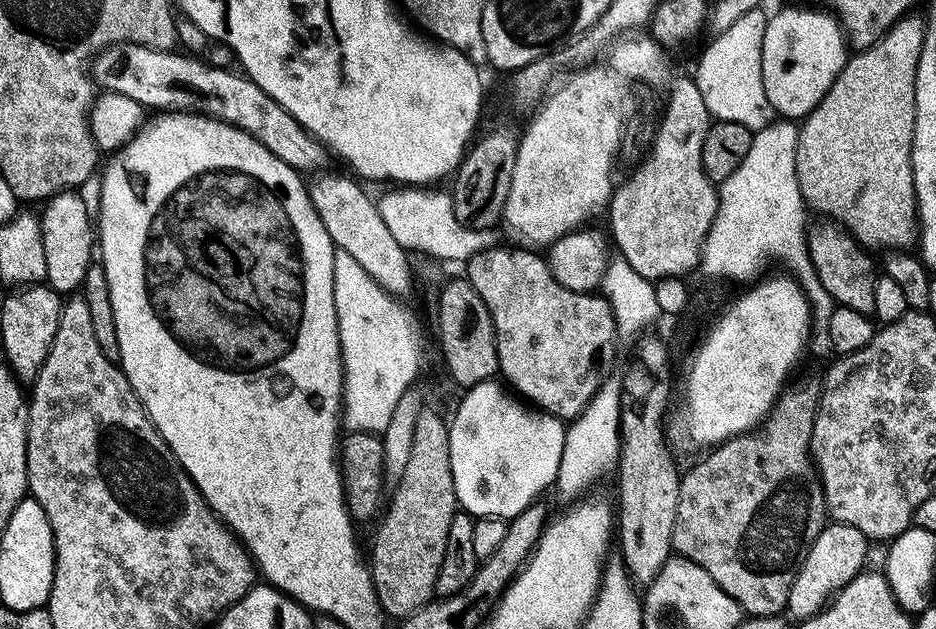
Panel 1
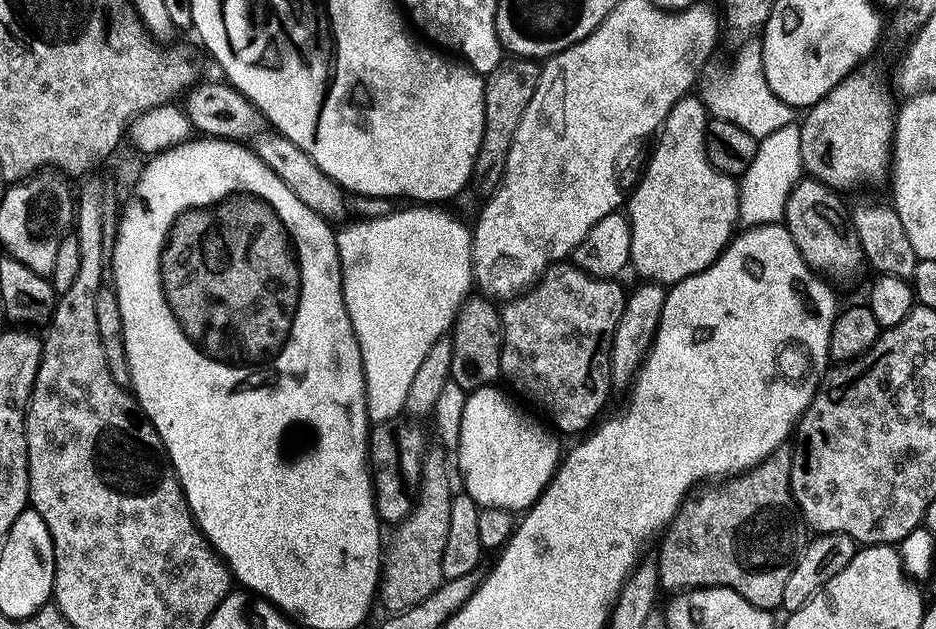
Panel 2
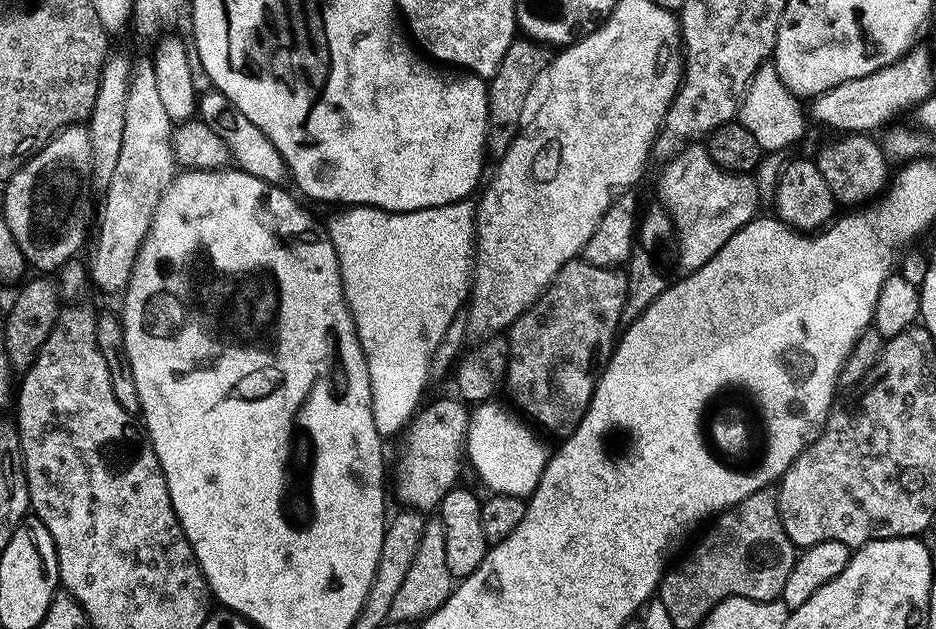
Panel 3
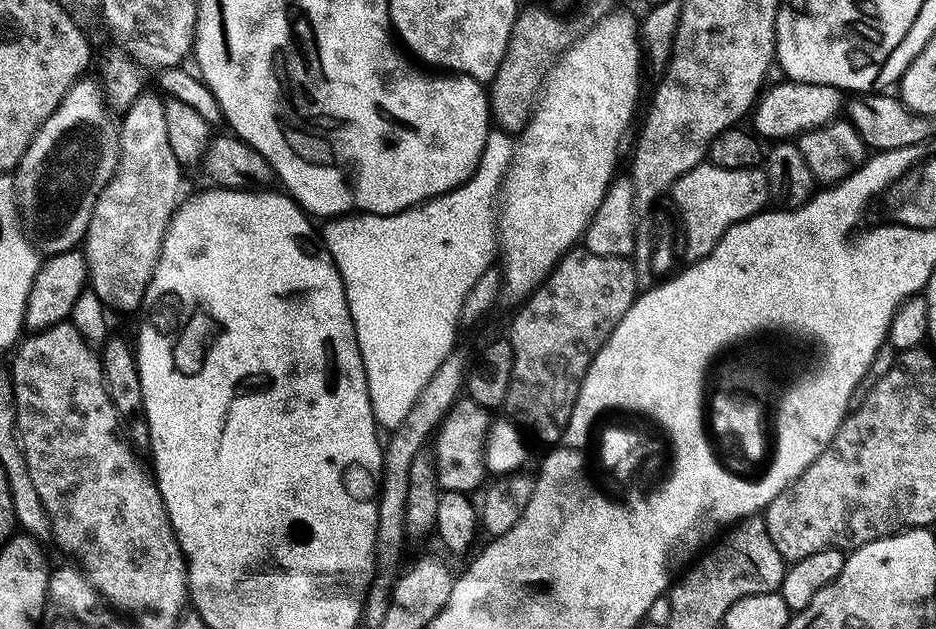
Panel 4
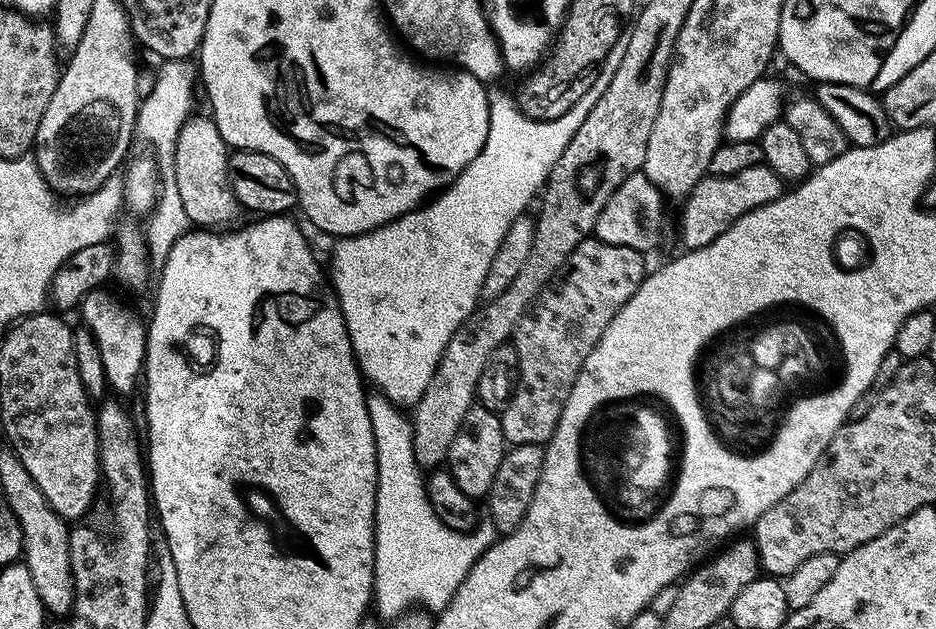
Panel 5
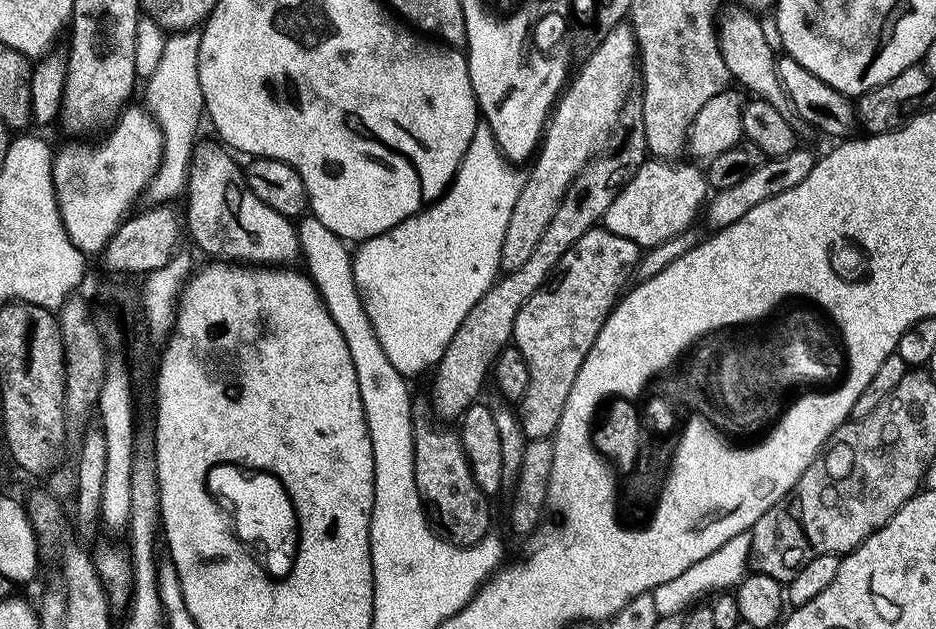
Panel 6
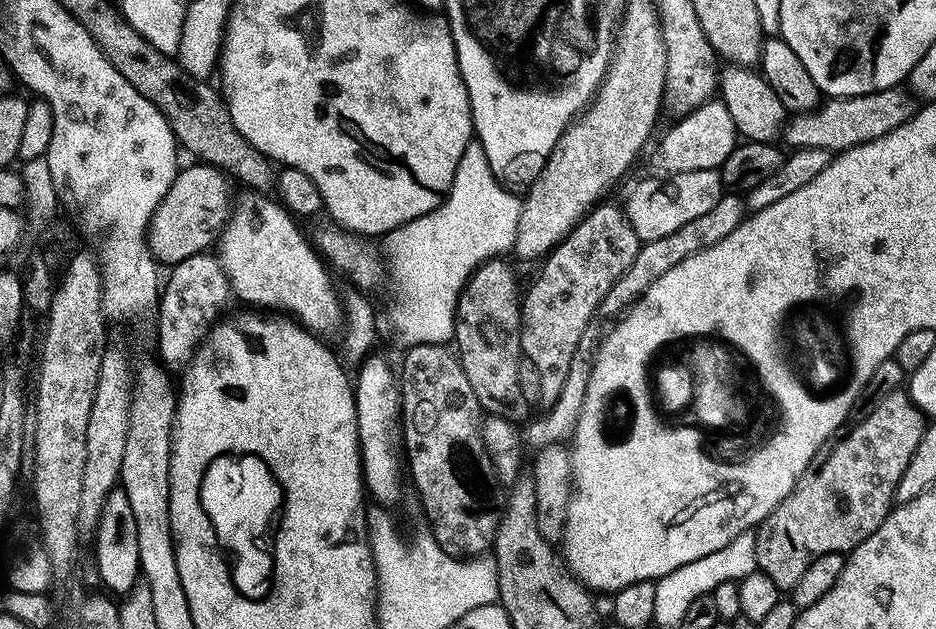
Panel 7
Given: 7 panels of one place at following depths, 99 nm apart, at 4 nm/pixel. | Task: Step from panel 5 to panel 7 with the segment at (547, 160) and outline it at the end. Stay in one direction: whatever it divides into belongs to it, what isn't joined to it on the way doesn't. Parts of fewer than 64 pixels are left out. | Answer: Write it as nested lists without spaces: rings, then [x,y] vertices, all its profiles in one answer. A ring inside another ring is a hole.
[[[479,143],[468,144],[456,167],[454,182],[440,205],[430,210],[430,214],[422,214],[422,218],[414,218],[383,237],[382,255],[386,261],[386,276],[390,284],[392,280],[392,328],[400,335],[404,346],[447,341],[447,336],[449,339],[450,334],[455,333],[458,298],[464,283],[472,277],[472,271],[479,264],[513,251],[521,197],[507,192],[496,181],[496,176]]]

